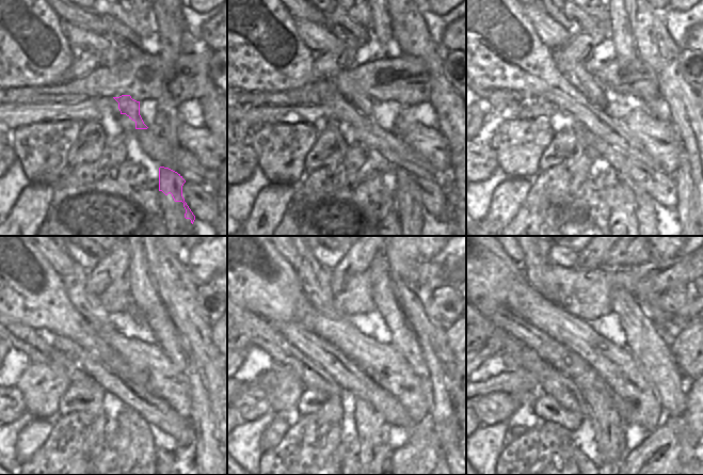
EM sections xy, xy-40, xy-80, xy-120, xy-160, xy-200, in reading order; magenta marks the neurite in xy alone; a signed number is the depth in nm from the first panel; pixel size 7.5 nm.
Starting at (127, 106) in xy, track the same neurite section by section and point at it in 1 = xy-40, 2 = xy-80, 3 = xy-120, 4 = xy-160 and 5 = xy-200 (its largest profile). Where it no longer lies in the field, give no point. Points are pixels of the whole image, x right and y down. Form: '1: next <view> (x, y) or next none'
1: next xy-40 (363, 103)
2: next xy-80 (579, 78)
3: next xy-120 (89, 305)
4: next xy-160 (315, 279)
5: next xy-200 (536, 265)

